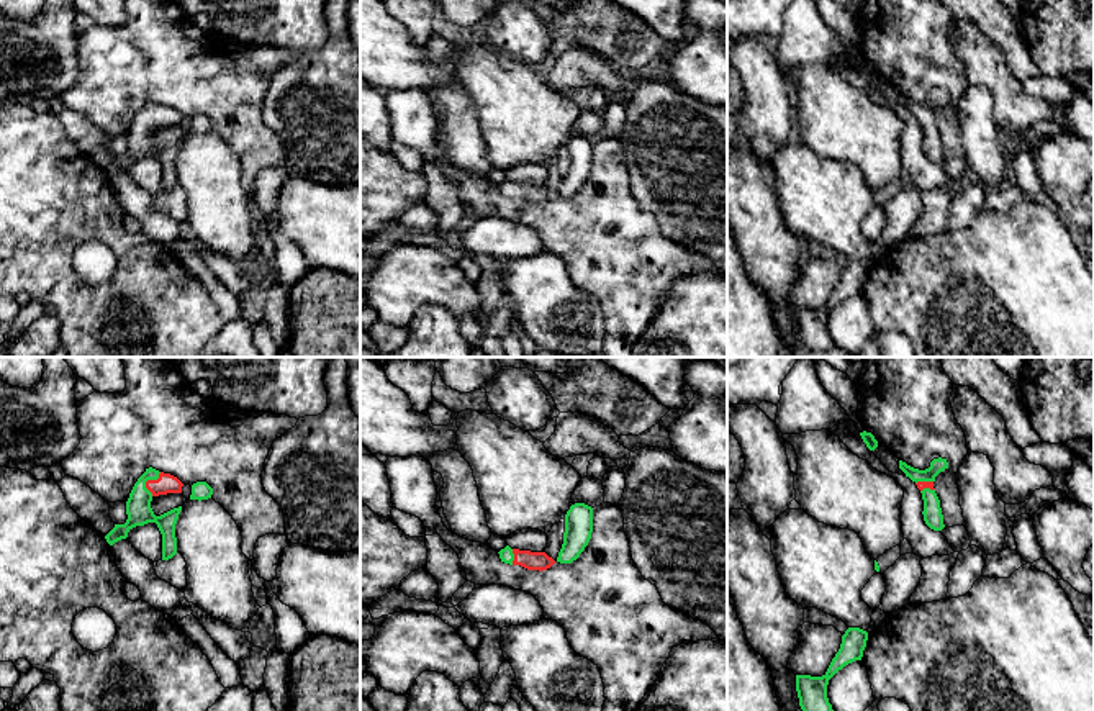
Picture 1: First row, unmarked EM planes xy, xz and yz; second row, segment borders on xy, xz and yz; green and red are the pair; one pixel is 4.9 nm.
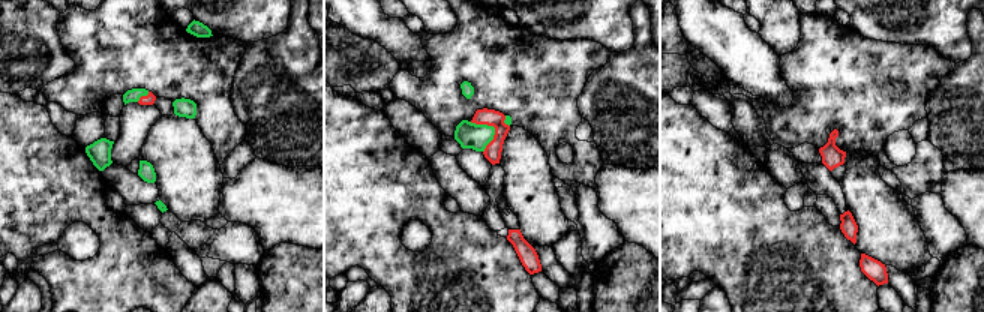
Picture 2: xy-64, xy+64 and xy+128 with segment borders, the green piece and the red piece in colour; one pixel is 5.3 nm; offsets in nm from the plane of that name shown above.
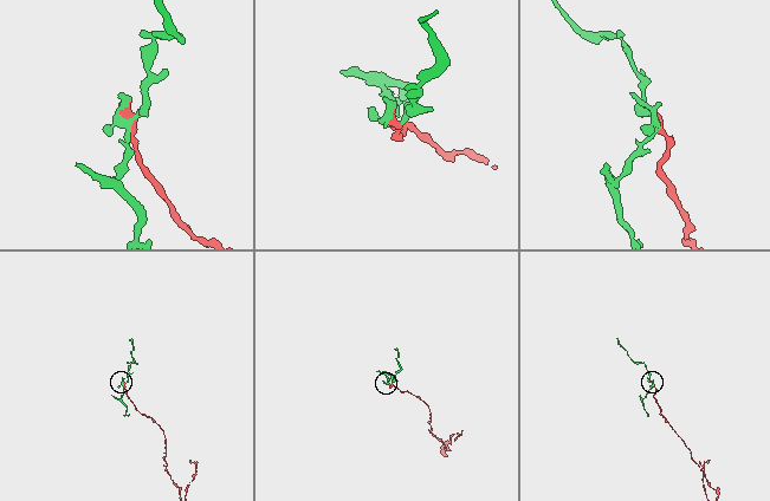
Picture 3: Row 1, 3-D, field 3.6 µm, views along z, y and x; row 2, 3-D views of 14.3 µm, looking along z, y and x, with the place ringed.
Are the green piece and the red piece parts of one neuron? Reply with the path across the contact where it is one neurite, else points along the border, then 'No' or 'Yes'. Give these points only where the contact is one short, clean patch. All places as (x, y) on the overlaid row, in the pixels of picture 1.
Yes

